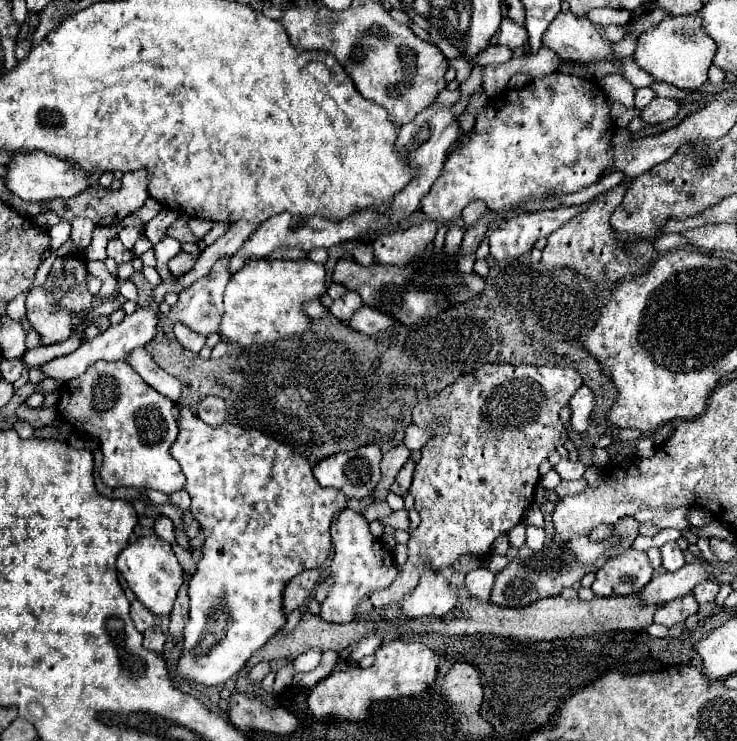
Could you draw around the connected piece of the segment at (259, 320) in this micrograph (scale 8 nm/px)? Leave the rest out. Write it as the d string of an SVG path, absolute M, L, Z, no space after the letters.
M251 260L243 270L235 272L225 288L225 312L219 324L219 332L227 342L247 346L267 346L279 340L305 332L311 326L309 316L303 312L303 304L325 294L325 268L311 260Z

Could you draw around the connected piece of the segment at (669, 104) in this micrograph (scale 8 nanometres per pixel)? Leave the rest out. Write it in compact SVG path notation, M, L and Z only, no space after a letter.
M653 98L649 102L649 106L645 106L641 118L645 122L651 122L651 124L667 122L667 120L677 116L679 108L681 108L681 104L677 100L671 100L671 98Z

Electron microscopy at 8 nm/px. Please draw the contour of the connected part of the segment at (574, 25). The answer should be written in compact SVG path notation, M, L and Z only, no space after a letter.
M571 12L554 19L543 35L542 44L561 60L613 60L611 42L601 34L601 26L591 24L587 18L577 18Z

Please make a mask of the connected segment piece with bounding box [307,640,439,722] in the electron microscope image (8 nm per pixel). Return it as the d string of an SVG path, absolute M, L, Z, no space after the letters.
M393 640L375 650L375 662L369 668L349 668L333 672L327 680L321 680L309 694L309 712L318 720L332 718L359 722L364 720L374 702L397 700L407 694L425 692L437 676L439 656L423 642Z

